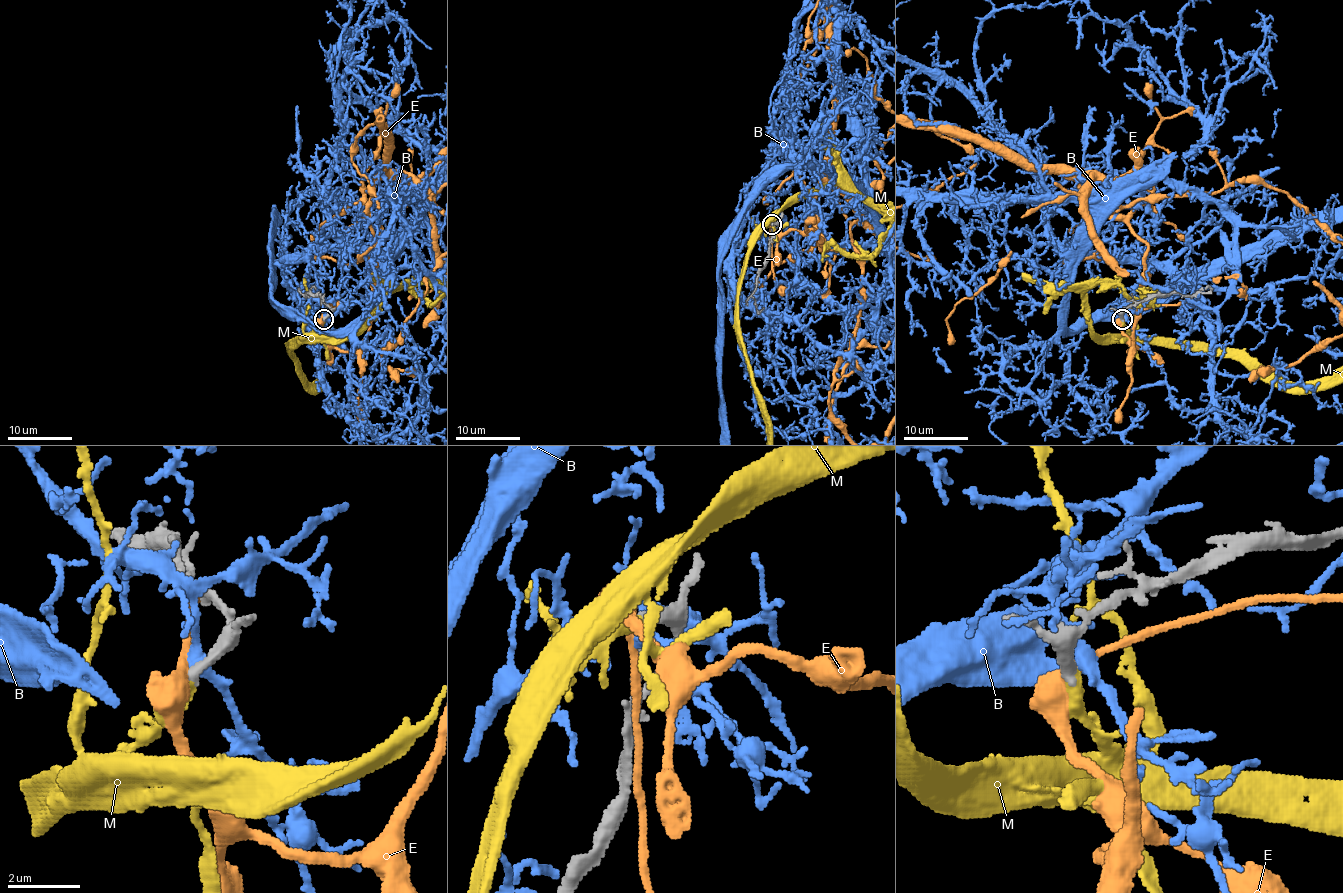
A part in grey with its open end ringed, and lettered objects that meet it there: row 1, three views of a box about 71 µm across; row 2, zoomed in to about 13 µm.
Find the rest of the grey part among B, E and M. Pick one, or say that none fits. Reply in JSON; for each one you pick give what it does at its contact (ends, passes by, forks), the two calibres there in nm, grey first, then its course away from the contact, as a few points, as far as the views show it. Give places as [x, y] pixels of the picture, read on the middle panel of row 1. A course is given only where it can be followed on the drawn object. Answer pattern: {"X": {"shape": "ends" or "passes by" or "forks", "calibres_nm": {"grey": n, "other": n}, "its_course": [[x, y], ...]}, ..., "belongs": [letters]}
{"M": {"shape": "ends", "calibres_nm": {"grey": 320, "other": 380}}, "belongs": ["M"]}

